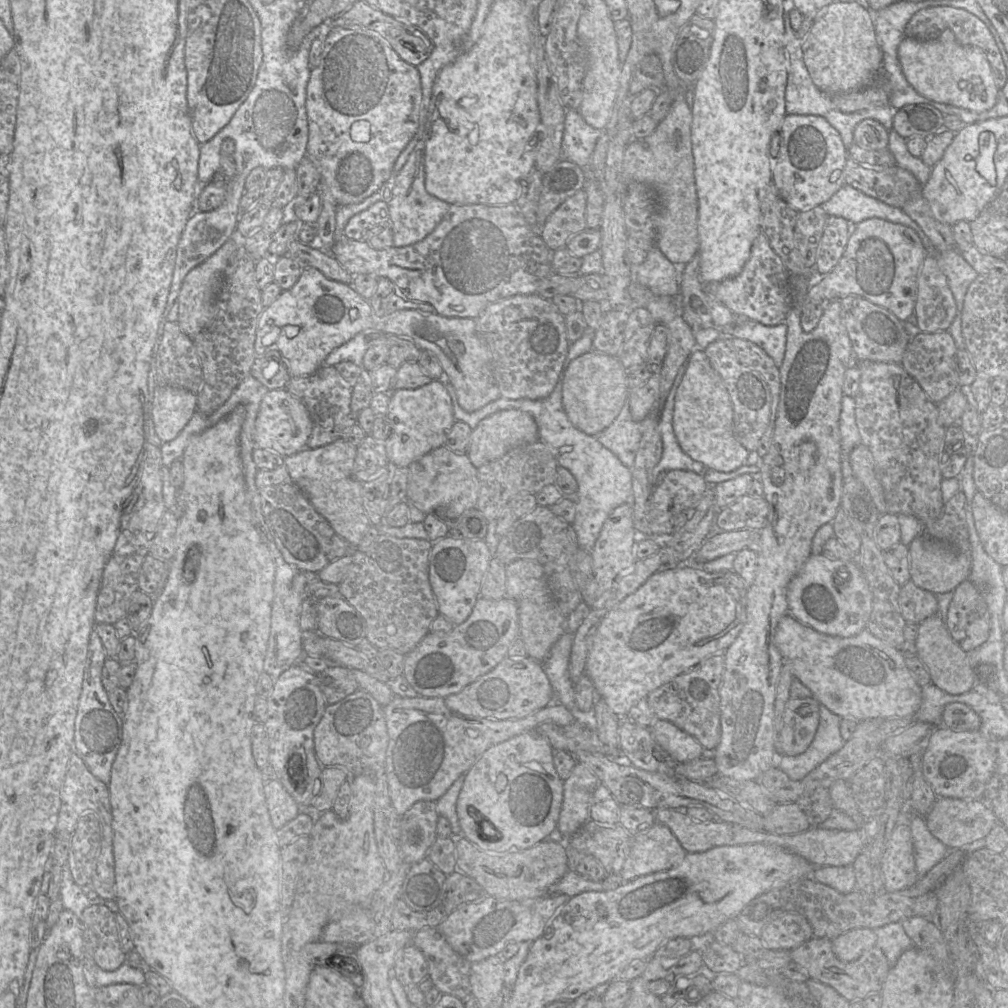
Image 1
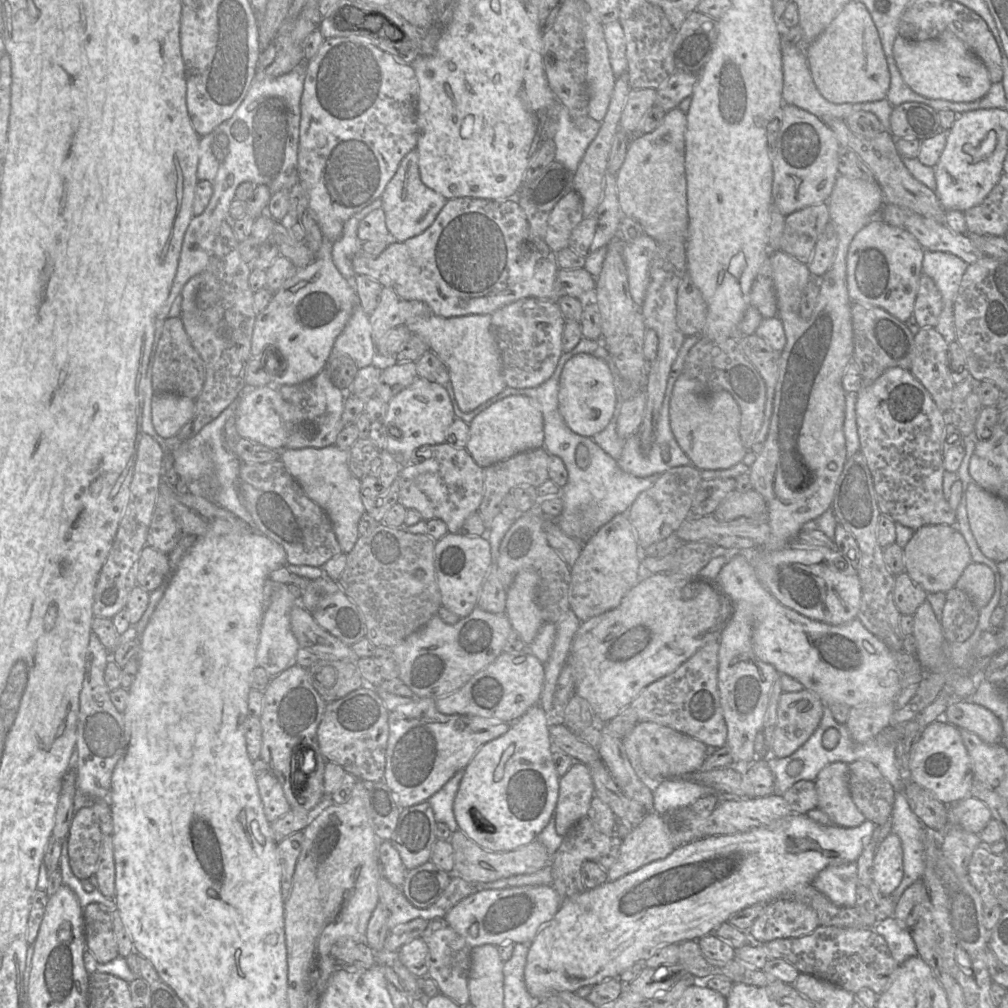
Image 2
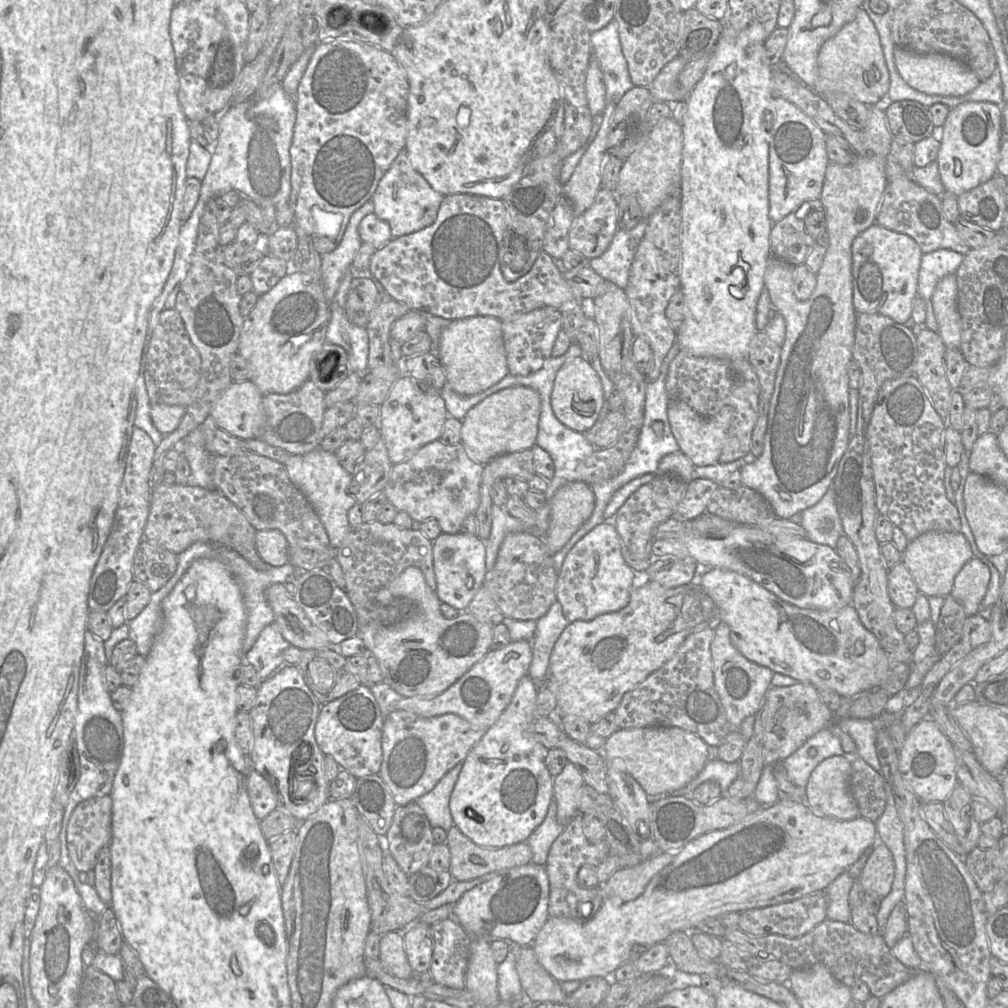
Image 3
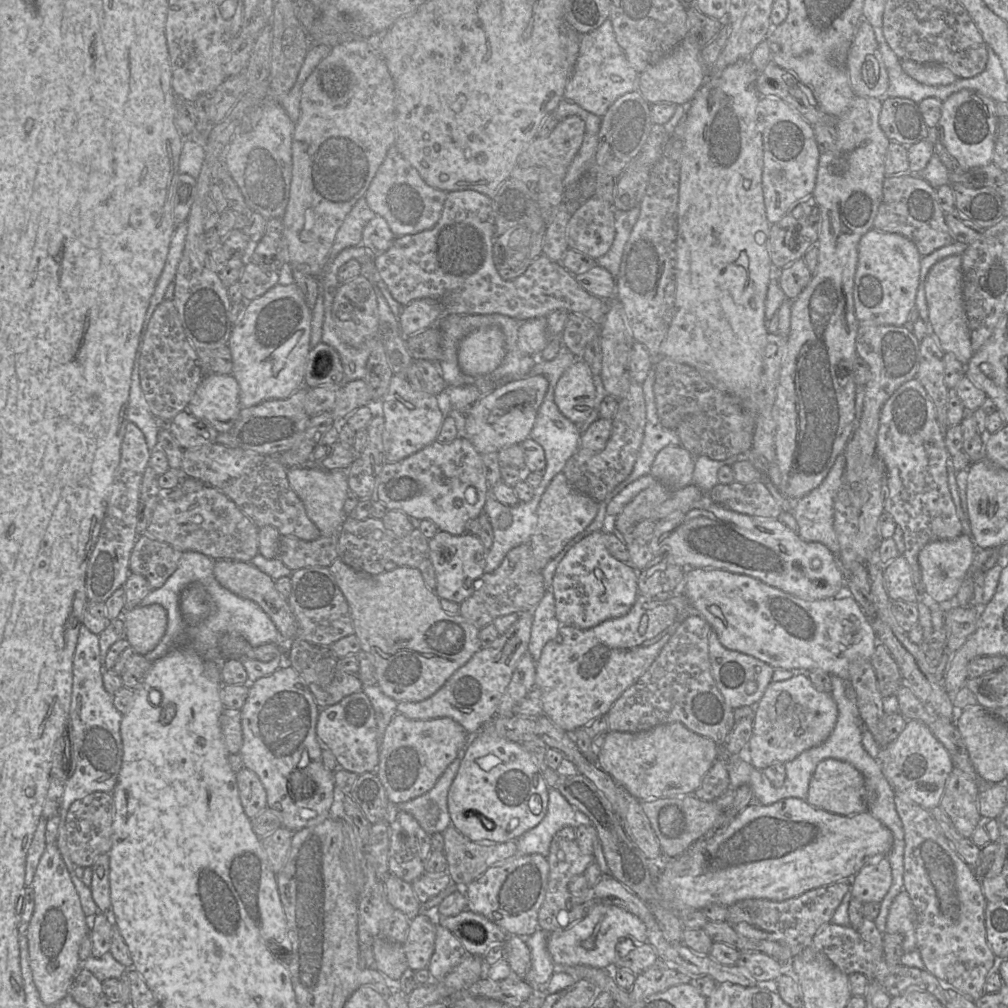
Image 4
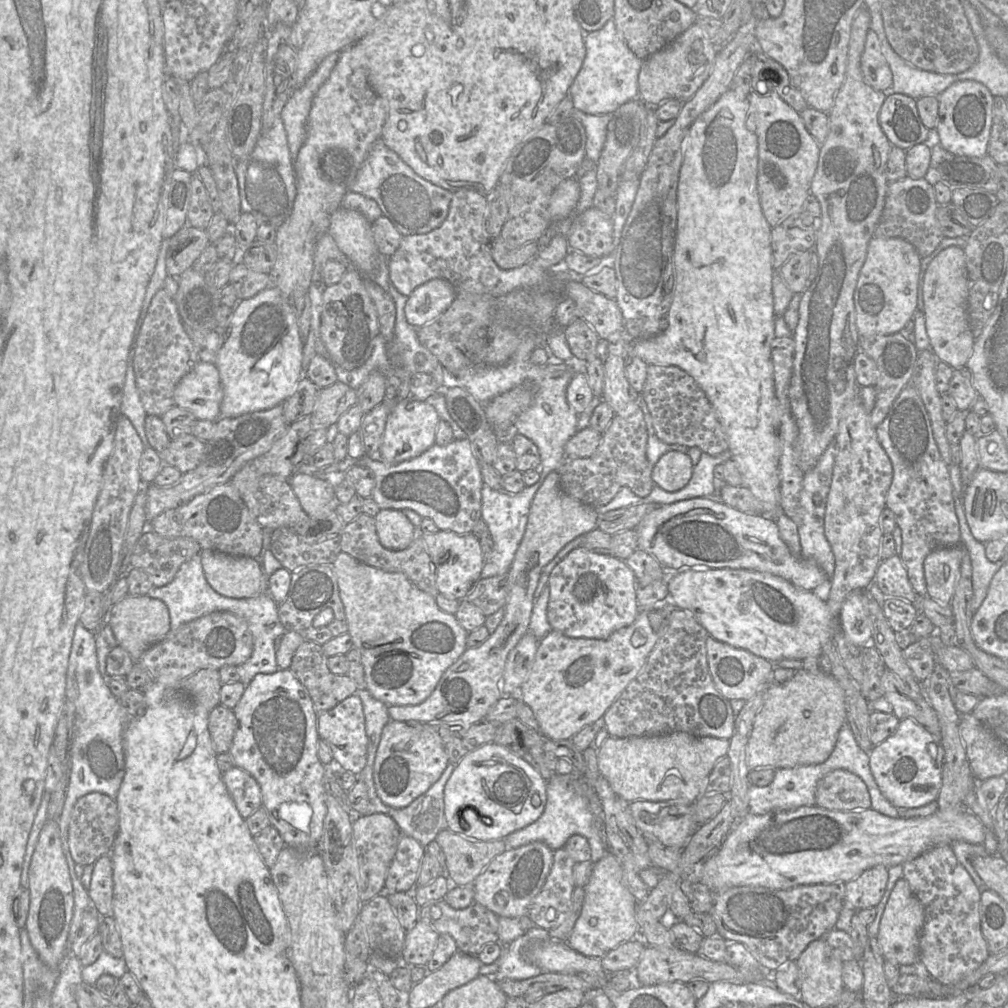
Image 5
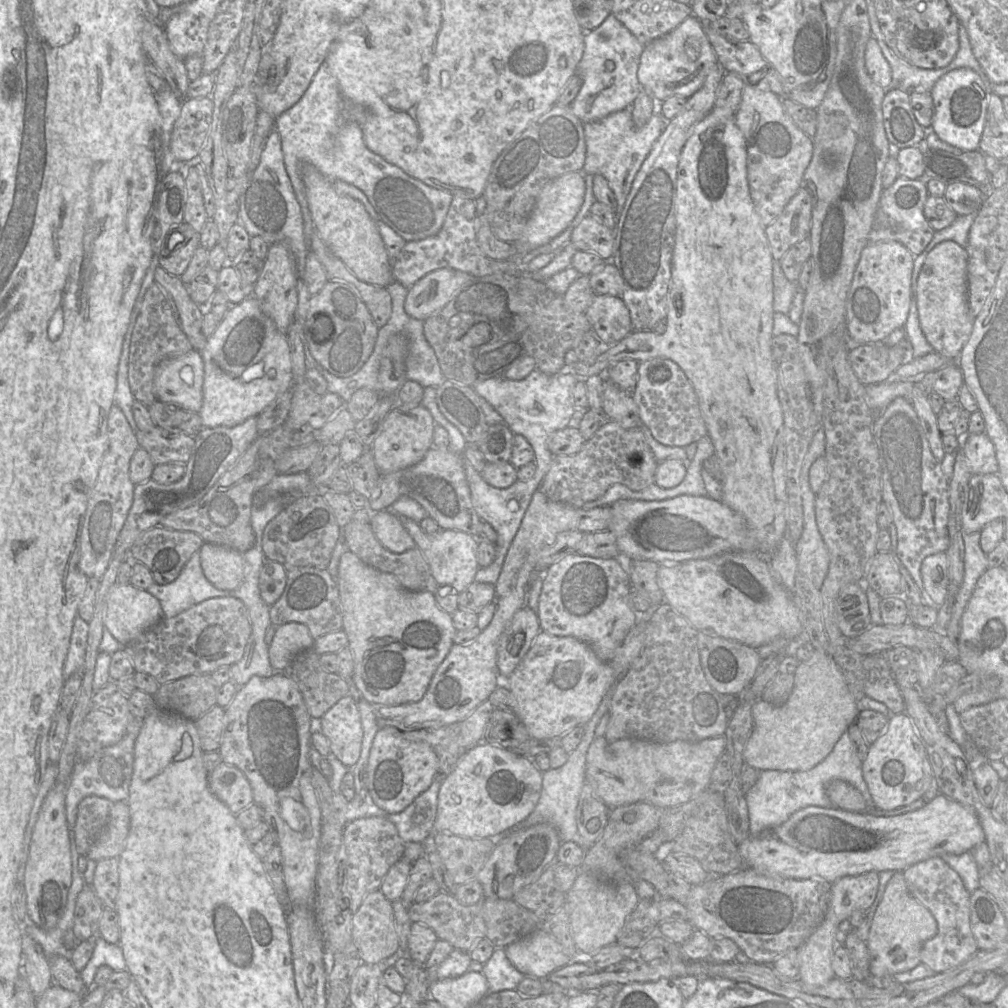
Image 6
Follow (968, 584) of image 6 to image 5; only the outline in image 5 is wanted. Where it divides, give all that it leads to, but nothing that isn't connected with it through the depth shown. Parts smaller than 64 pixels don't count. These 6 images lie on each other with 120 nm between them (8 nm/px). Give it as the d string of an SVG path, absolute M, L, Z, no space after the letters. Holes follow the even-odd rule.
M960 499L954 504L955 514L959 523L961 545L969 553L972 567L972 611L976 611L986 597L993 575L1004 562L991 562L985 555L985 543L975 539L967 524Z

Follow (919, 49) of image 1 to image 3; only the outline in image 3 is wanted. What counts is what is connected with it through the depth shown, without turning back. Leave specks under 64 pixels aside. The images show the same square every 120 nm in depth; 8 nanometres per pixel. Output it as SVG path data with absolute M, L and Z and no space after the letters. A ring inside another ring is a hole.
M895 45L894 60L905 83L928 95L963 96L980 84L976 74L965 63L946 54L919 54Z

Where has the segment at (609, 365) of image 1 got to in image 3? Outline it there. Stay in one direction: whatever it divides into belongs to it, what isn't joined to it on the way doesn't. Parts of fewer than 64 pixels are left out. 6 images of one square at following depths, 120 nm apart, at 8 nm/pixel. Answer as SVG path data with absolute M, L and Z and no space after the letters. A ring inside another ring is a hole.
M576 357L564 363L556 375L551 395L553 412L561 423L584 433L594 425L604 402L602 383L591 360Z

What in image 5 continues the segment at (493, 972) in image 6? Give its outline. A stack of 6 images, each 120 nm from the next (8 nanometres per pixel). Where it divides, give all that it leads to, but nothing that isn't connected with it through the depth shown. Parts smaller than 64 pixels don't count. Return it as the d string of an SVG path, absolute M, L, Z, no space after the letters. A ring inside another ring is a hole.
M534 925L525 934L503 946L501 956L495 961L498 962L499 968L492 976L493 980L497 983L505 979L525 980L544 973L523 958L523 950L532 943L549 940L552 940L549 932Z

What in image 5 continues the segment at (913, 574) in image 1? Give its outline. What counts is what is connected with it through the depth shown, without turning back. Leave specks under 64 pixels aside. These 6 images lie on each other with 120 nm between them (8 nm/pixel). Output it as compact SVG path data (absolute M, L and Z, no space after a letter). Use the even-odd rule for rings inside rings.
M963 546L942 547L928 553L923 562L926 596L950 604L960 575Z

